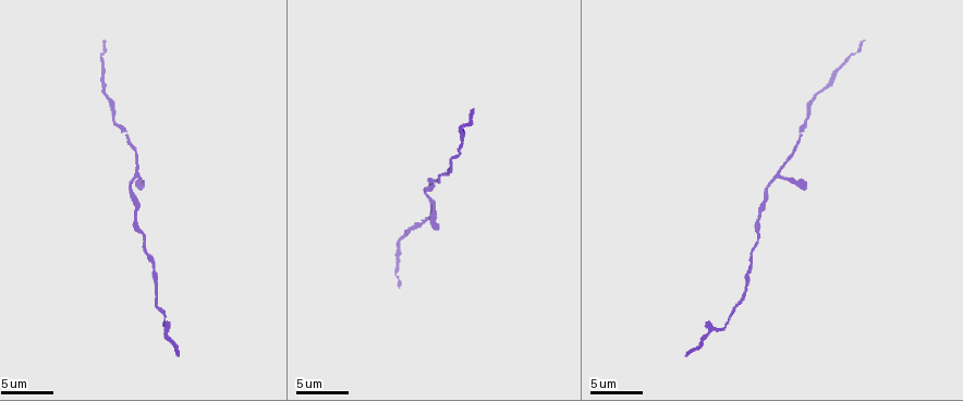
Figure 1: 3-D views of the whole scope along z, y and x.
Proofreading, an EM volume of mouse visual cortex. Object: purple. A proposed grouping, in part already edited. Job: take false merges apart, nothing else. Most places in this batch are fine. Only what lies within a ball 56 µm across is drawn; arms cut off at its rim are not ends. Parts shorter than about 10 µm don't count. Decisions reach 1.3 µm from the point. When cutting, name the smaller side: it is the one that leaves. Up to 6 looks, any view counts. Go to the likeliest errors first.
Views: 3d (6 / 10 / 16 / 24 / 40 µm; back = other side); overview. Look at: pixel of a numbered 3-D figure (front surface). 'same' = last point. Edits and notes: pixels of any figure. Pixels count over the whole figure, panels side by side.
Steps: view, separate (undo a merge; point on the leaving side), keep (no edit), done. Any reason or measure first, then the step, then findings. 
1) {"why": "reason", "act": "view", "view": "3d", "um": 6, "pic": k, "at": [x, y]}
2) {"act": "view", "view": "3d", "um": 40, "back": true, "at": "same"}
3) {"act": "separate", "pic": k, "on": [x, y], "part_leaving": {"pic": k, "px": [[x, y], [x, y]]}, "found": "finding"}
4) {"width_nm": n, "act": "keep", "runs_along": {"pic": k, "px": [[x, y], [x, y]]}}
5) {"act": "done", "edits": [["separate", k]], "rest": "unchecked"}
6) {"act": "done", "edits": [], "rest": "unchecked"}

{"why": "thin neck", "act": "view", "view": "3d", "um": 10, "pic": 1, "at": [132, 181]}

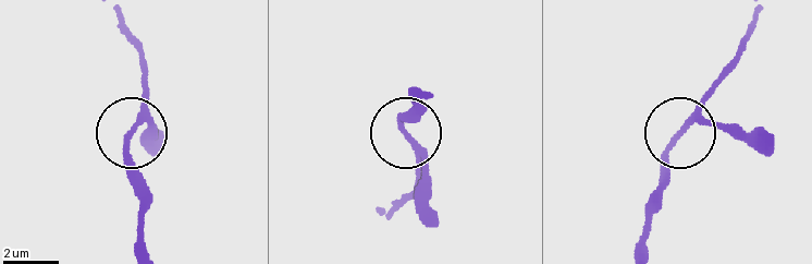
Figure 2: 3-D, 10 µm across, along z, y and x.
{"why": "zoom in", "act": "view", "view": "3d", "um": 6, "pic": 2, "at": [677, 136]}

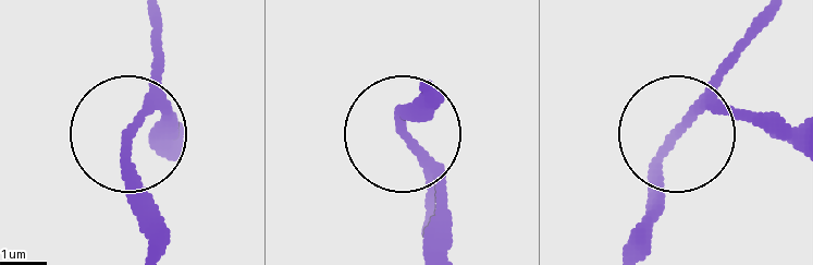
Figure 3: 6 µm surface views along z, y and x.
{"act": "keep", "runs_along": {"pic": 3, "px": [[138, 194], [131, 140], [155, 26]]}, "found": "one neuron here"}

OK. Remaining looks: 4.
{"why": "a narrow waist", "act": "view", "view": "3d", "um": 10, "pic": 1, "at": [807, 118]}

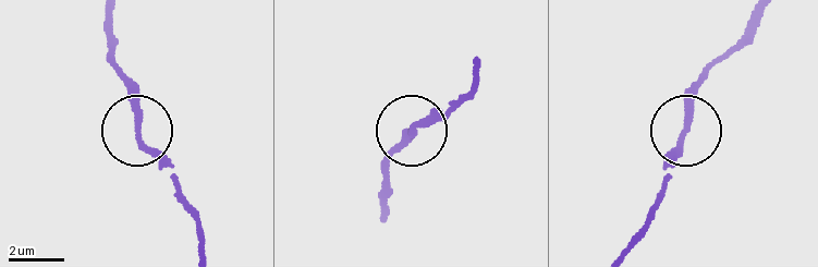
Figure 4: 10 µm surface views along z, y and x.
{"act": "keep", "runs_along": {"pic": 4, "px": [[629, 245], [663, 189], [701, 72]]}, "found": "continuous, no second neuron"}

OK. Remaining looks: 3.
{"why": "sudden change in width", "act": "view", "view": "3d", "um": 10, "pic": 1, "at": [758, 231]}

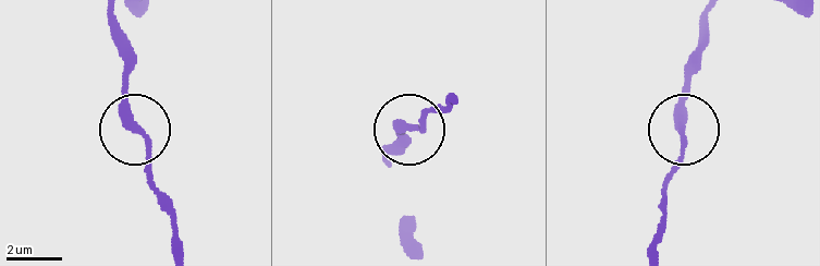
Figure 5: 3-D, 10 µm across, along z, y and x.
{"width_nm": 250, "act": "keep", "found": "all the same neuron"}

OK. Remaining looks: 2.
{"act": "done", "edits": [], "rest": "unchecked"}

